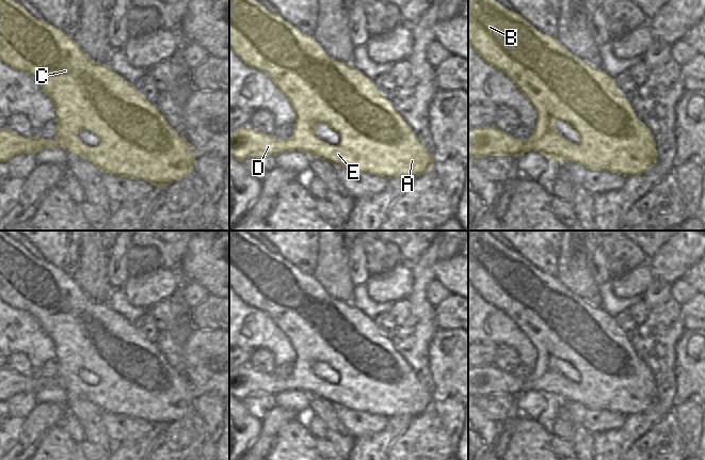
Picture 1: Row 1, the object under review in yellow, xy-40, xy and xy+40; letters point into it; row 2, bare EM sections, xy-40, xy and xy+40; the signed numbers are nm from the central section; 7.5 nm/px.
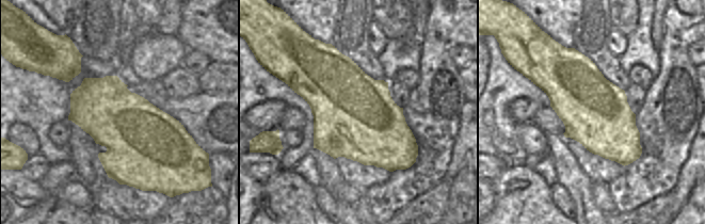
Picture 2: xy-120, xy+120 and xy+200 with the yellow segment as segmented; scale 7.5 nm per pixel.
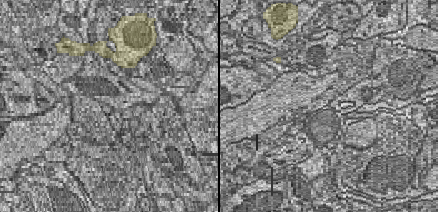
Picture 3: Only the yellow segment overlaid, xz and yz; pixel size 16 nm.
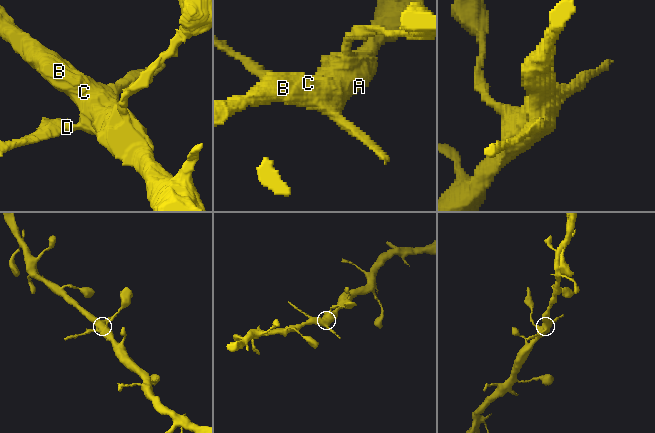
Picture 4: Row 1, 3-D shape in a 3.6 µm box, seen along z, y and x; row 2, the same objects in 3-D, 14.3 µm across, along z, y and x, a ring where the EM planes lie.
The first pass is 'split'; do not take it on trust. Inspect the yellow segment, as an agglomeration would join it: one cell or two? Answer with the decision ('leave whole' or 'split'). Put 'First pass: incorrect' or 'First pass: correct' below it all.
split
First pass: correct

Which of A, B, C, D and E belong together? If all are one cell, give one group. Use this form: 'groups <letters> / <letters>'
groups A B C E / D

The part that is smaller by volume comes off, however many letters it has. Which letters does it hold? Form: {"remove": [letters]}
{"remove": ["D"]}

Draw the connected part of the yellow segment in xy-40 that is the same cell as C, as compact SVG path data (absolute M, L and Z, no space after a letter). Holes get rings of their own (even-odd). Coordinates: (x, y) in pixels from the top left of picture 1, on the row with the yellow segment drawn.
M0 0L0 60L11 68L30 75L52 101L57 112L57 147L81 156L101 173L143 179L154 186L169 186L193 172L195 150L189 141L167 123L155 102L149 102L133 84L108 64L94 62L78 46L71 34L66 34L44 19L36 19L15 0ZM81 130L98 137L99 144L94 147L85 145L78 136Z

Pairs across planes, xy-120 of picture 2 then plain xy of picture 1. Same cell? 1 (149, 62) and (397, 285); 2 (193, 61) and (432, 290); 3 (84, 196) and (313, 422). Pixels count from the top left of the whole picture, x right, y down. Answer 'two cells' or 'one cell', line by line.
1: one cell
2: one cell
3: one cell

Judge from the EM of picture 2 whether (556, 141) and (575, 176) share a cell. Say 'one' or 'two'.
one

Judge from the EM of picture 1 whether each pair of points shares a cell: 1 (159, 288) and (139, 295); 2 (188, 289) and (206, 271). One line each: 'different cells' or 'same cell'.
1: same cell
2: different cells

